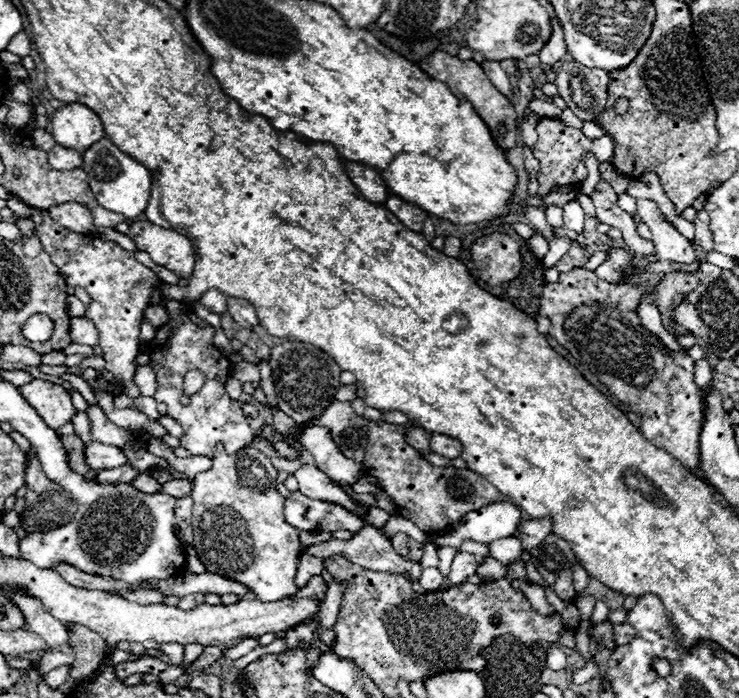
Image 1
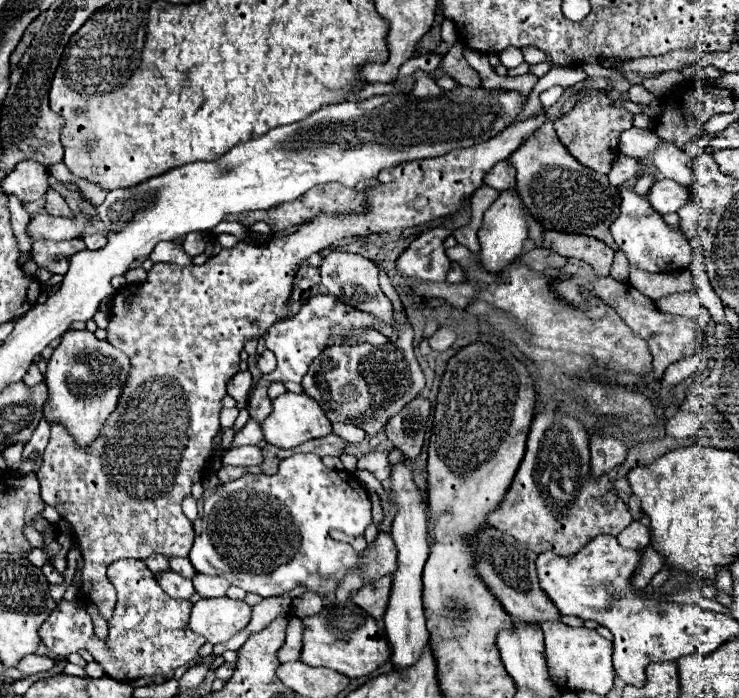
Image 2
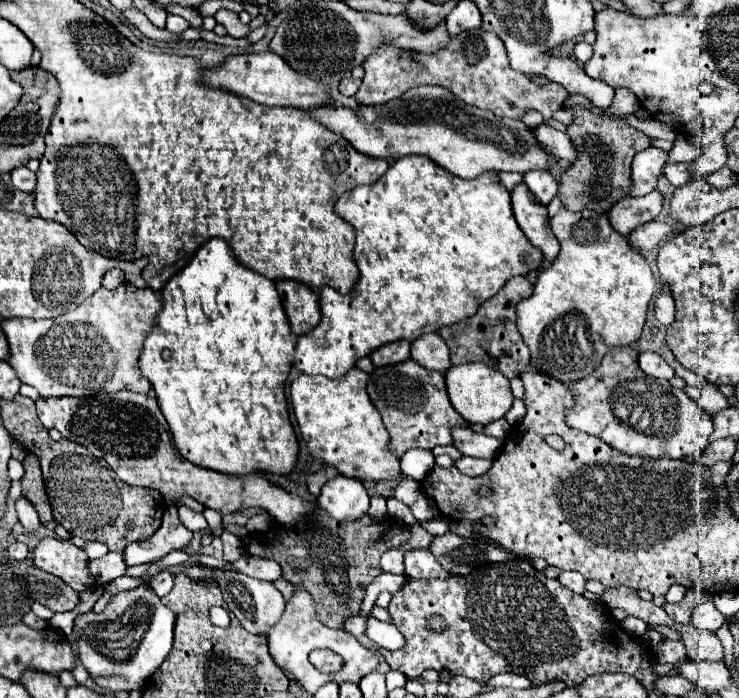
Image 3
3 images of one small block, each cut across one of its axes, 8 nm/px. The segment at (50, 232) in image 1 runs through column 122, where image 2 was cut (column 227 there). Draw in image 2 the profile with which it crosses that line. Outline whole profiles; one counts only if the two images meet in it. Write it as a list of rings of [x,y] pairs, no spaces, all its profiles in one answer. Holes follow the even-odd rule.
[[[542,110],[540,114],[532,116],[532,118],[526,118],[526,120],[520,120],[512,126],[508,126],[504,132],[500,132],[496,138],[490,138],[488,142],[480,142],[480,146],[472,146],[468,150],[452,150],[440,158],[426,158],[426,160],[420,160],[420,162],[408,162],[404,166],[396,166],[396,170],[392,168],[392,176],[394,176],[394,182],[390,184],[382,184],[374,190],[370,190],[368,194],[368,212],[362,212],[362,214],[350,214],[350,216],[344,216],[344,218],[334,218],[334,216],[326,216],[326,214],[320,214],[316,220],[312,220],[310,224],[306,226],[300,226],[298,232],[290,234],[290,236],[276,236],[272,238],[268,244],[264,246],[252,246],[252,244],[244,244],[240,242],[236,248],[224,248],[218,256],[212,256],[206,264],[202,266],[176,266],[176,264],[164,264],[164,262],[158,262],[152,266],[152,270],[148,272],[148,280],[144,284],[128,284],[124,288],[120,288],[116,294],[114,294],[114,300],[112,300],[112,310],[110,310],[110,324],[108,324],[108,342],[116,348],[120,348],[122,352],[128,354],[130,362],[132,362],[132,372],[128,374],[128,382],[122,390],[122,396],[118,400],[118,408],[114,410],[114,414],[108,418],[108,422],[104,424],[104,428],[100,430],[100,438],[86,450],[78,450],[72,436],[64,430],[64,426],[58,426],[58,424],[52,424],[50,426],[50,442],[46,446],[46,450],[42,452],[42,462],[40,462],[40,468],[38,468],[38,480],[40,480],[40,496],[42,500],[56,508],[58,514],[70,522],[74,534],[76,534],[76,540],[80,544],[80,550],[82,550],[82,562],[84,562],[84,568],[82,568],[82,586],[80,586],[80,596],[94,604],[98,614],[108,620],[112,618],[112,610],[114,610],[114,604],[116,604],[116,590],[114,586],[110,584],[108,576],[106,576],[106,568],[120,560],[120,558],[136,558],[136,560],[146,560],[148,556],[152,554],[162,554],[162,556],[168,556],[168,558],[186,558],[190,554],[190,548],[194,544],[194,528],[192,528],[192,522],[184,516],[182,512],[182,500],[186,496],[190,496],[190,488],[194,482],[200,482],[204,472],[206,472],[206,466],[208,466],[208,460],[212,456],[212,450],[214,450],[214,438],[220,434],[220,410],[222,410],[222,398],[228,394],[226,388],[228,388],[228,382],[234,378],[234,374],[238,372],[238,364],[240,364],[240,358],[238,354],[242,352],[244,348],[244,342],[250,340],[250,338],[260,338],[270,326],[274,326],[276,322],[282,322],[282,320],[288,320],[290,314],[288,314],[288,298],[290,298],[290,290],[292,290],[292,284],[294,284],[294,268],[306,260],[310,254],[316,254],[324,248],[328,248],[332,242],[336,240],[350,240],[350,238],[366,238],[370,234],[376,234],[376,232],[388,232],[388,230],[402,230],[402,228],[410,228],[410,226],[420,226],[424,222],[430,222],[438,216],[446,216],[450,212],[456,212],[462,208],[464,200],[470,198],[470,194],[474,190],[478,190],[482,186],[482,178],[488,174],[488,170],[500,162],[500,160],[506,160],[510,154],[514,154],[528,136],[532,136],[542,124],[546,122],[546,110]]]

